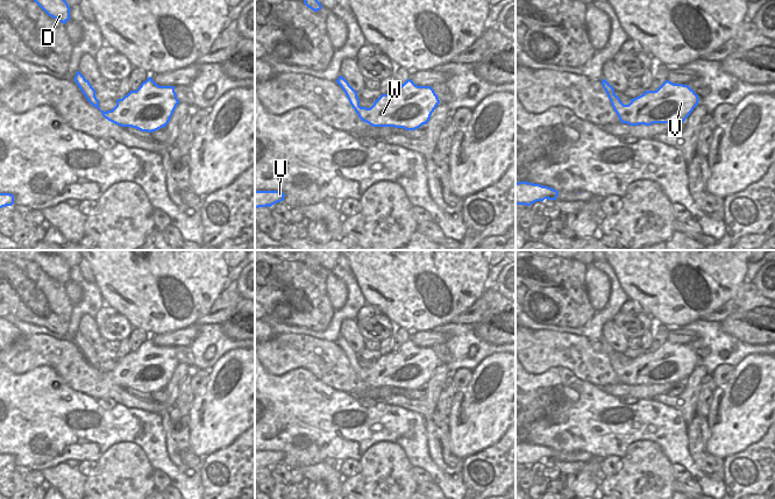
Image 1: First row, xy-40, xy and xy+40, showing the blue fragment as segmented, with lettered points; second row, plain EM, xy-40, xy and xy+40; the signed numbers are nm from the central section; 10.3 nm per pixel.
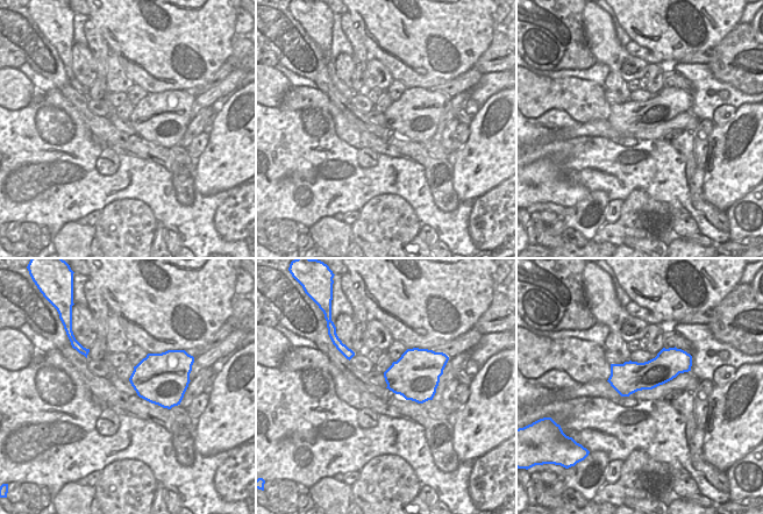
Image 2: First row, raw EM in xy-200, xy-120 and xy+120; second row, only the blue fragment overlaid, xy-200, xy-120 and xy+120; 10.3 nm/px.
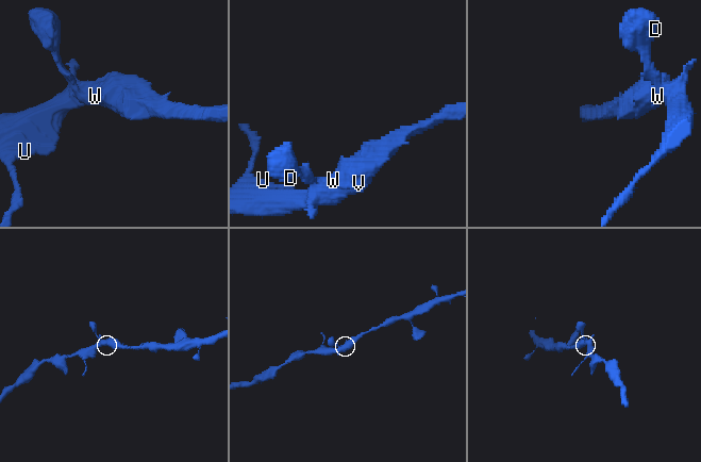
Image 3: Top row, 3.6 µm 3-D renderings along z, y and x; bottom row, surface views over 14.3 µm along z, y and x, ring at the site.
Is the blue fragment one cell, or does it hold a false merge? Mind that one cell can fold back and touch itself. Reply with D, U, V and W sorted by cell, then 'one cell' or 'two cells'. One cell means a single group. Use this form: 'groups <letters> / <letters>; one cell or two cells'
groups D U V W; one cell

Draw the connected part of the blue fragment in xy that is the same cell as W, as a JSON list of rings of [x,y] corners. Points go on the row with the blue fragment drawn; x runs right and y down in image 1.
[[[340,76],[336,80],[358,117],[372,127],[394,127],[415,130],[427,124],[440,104],[431,86],[418,86],[407,79],[397,91],[382,94],[370,108],[361,107],[357,92]]]

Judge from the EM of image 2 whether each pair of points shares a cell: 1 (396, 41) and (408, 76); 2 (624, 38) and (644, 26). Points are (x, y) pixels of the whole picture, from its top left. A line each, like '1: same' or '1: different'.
1: same
2: different

